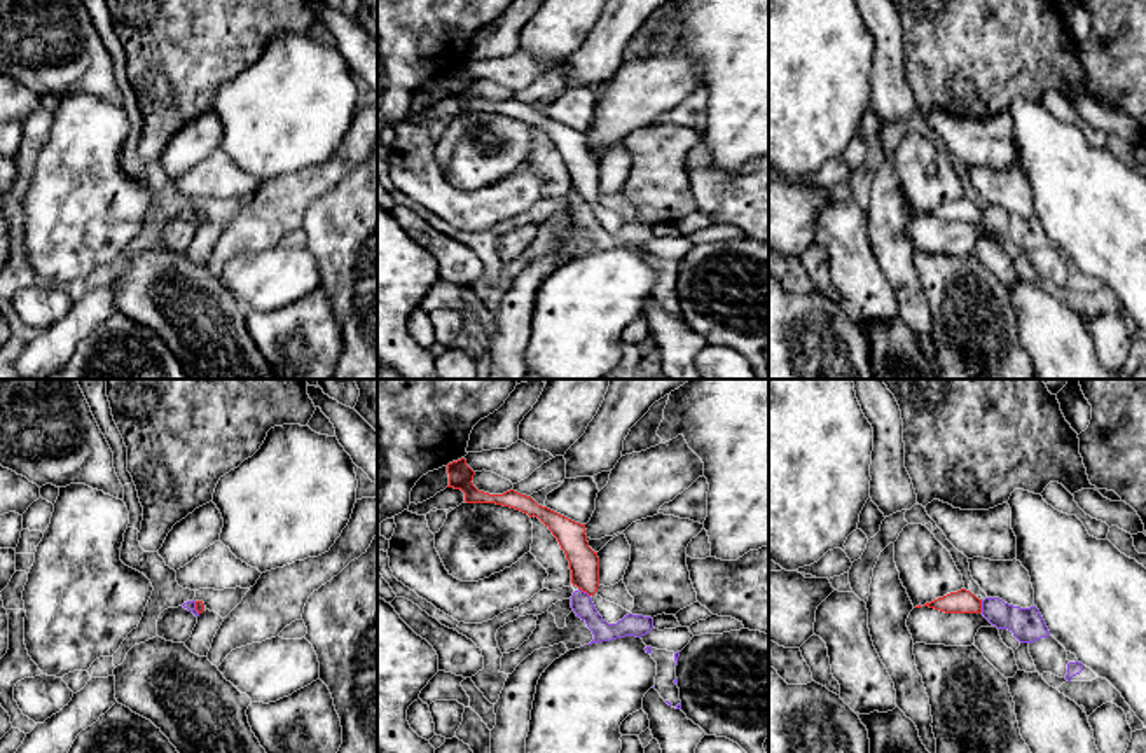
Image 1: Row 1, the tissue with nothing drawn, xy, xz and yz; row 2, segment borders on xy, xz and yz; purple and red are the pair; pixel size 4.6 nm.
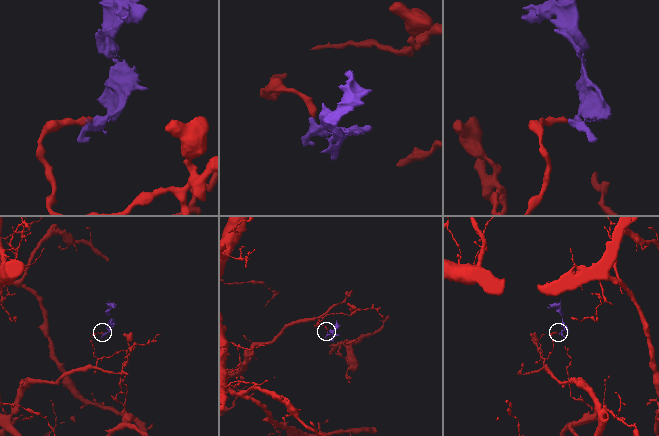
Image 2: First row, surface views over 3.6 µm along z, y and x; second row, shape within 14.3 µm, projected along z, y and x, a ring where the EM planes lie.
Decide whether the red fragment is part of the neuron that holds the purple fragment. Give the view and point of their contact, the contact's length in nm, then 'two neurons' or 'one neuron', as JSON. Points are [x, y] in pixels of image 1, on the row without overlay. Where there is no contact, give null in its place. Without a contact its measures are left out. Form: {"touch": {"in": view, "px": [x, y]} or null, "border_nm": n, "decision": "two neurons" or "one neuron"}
{"touch": {"in": "xz", "px": [582, 200]}, "border_nm": 70, "decision": "two neurons"}

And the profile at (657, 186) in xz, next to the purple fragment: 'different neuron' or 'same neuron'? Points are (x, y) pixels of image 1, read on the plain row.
different neuron

